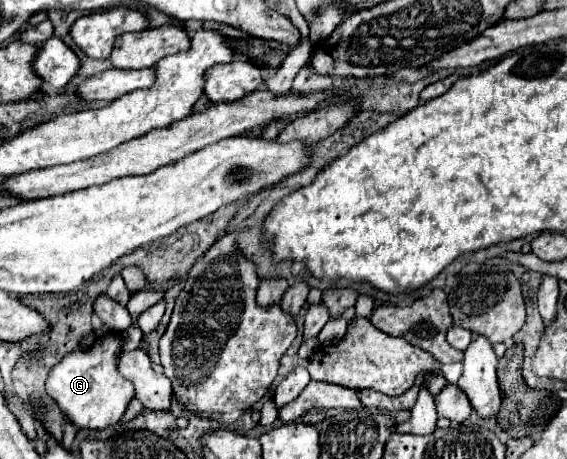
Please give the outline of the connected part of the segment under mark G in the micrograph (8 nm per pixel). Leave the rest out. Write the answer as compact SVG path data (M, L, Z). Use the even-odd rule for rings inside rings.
M105 332L101 338L93 342L91 348L75 350L67 354L49 372L45 388L77 428L97 430L119 422L129 402L135 398L135 386L123 376L119 376L119 370L117 370L123 342L125 340L121 332Z

